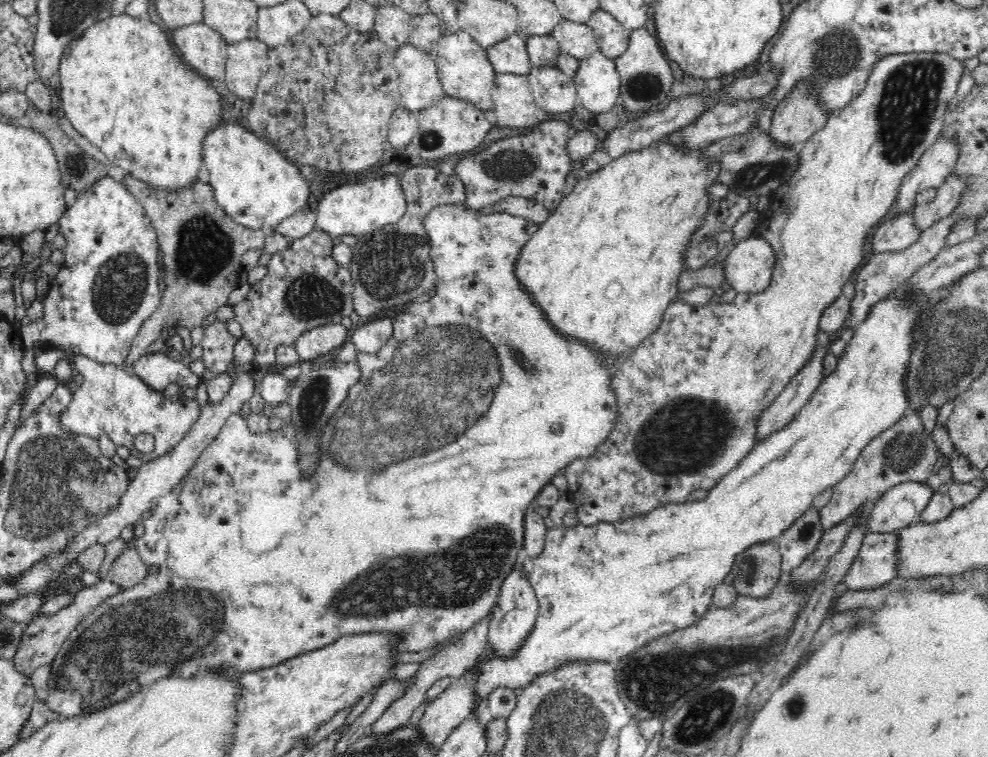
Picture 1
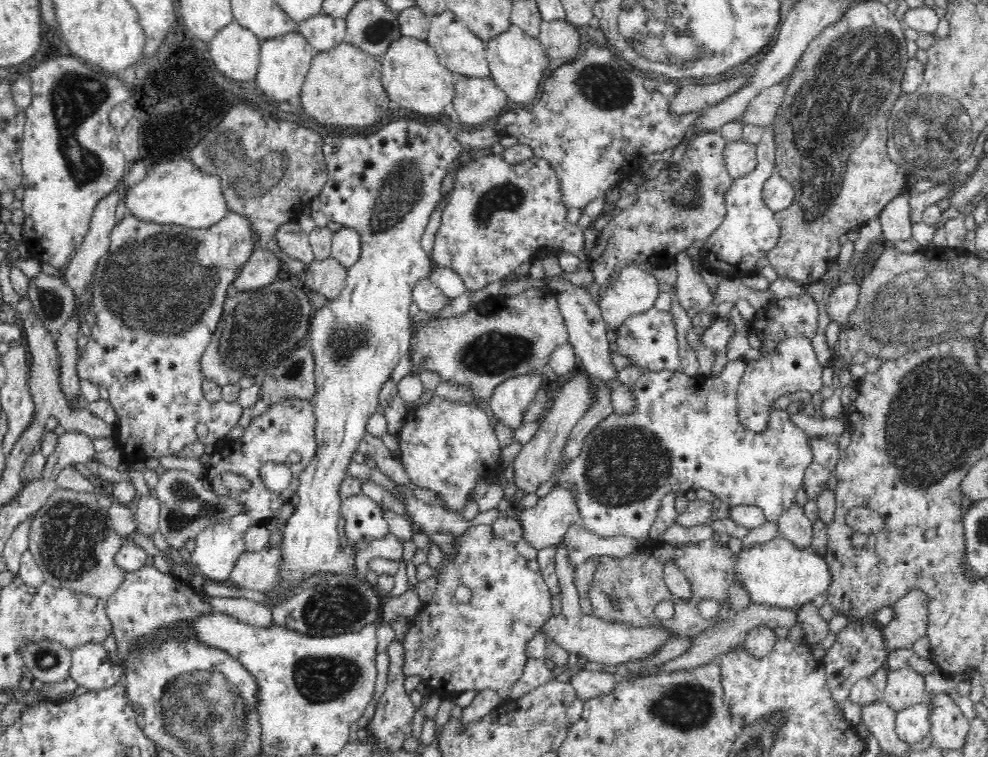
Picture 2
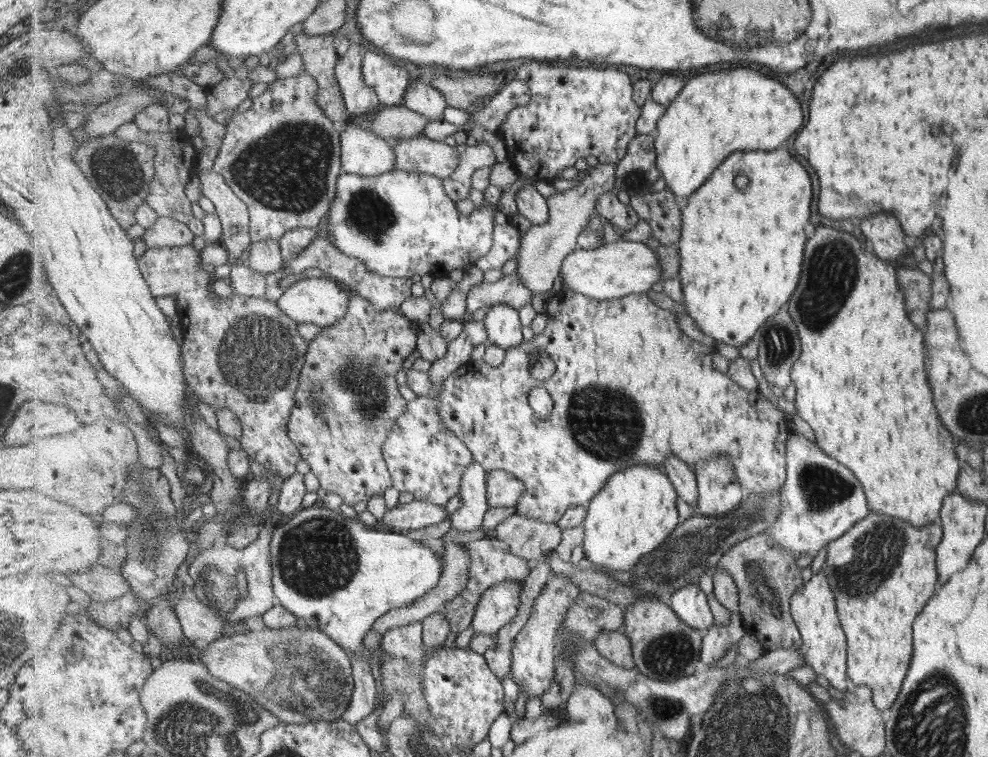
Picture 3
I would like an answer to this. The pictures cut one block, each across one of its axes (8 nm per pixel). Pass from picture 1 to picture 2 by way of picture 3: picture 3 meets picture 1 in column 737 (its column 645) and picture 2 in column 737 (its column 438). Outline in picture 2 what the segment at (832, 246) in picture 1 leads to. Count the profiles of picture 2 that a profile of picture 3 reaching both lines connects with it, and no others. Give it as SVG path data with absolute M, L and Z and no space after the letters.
M808 337L785 338L778 343L772 352L762 351L758 360L746 362L746 374L742 375L737 390L738 411L742 425L754 431L765 429L768 413L772 410L774 400L794 392L804 390L810 394L820 392L822 367Z

